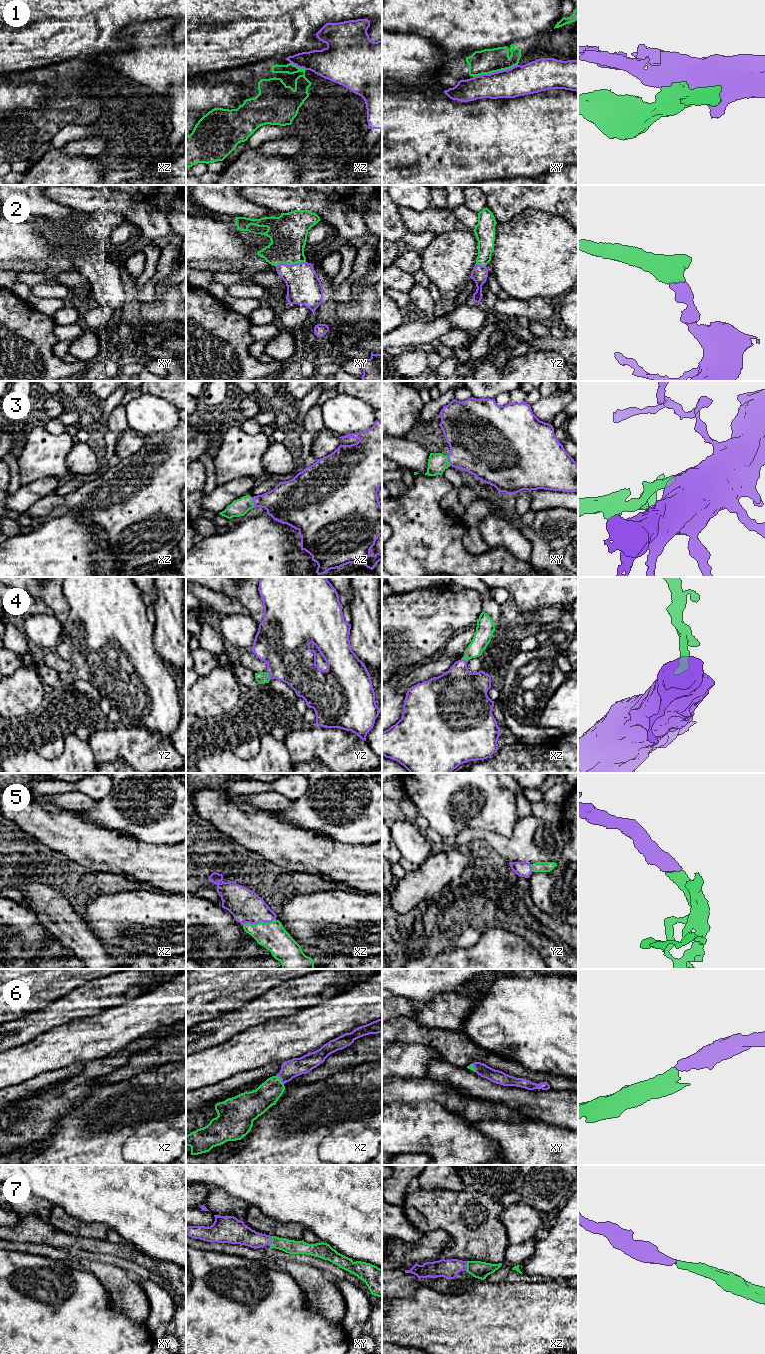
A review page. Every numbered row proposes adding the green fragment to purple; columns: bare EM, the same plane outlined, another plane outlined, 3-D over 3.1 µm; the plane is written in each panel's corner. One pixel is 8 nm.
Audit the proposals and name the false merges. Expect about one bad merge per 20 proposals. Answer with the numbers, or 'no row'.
1

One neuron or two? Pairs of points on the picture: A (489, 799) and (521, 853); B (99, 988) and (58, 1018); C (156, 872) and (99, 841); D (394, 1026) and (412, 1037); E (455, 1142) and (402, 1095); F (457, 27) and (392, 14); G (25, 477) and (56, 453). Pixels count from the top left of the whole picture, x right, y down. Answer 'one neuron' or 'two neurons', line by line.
A: two neurons
B: one neuron
C: one neuron
D: one neuron
E: two neurons
F: one neuron
G: one neuron

